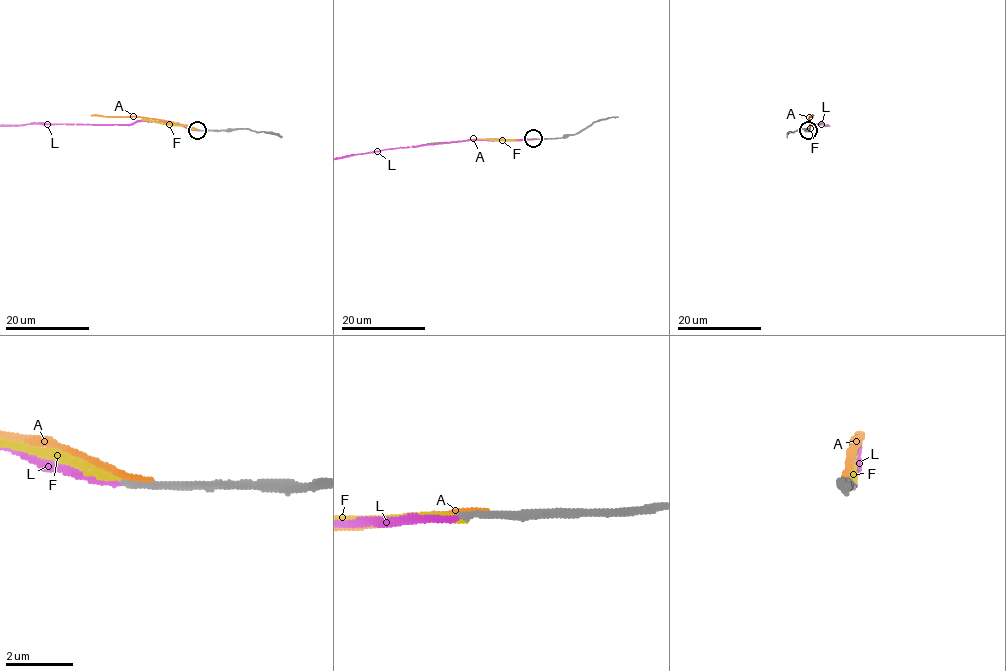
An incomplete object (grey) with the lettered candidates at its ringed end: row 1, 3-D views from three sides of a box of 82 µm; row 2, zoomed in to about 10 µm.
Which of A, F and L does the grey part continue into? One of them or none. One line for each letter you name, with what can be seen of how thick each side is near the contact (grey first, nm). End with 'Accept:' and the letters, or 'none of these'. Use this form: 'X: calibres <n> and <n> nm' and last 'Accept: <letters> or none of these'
F: calibres 220 and 240 nm
Accept: F

